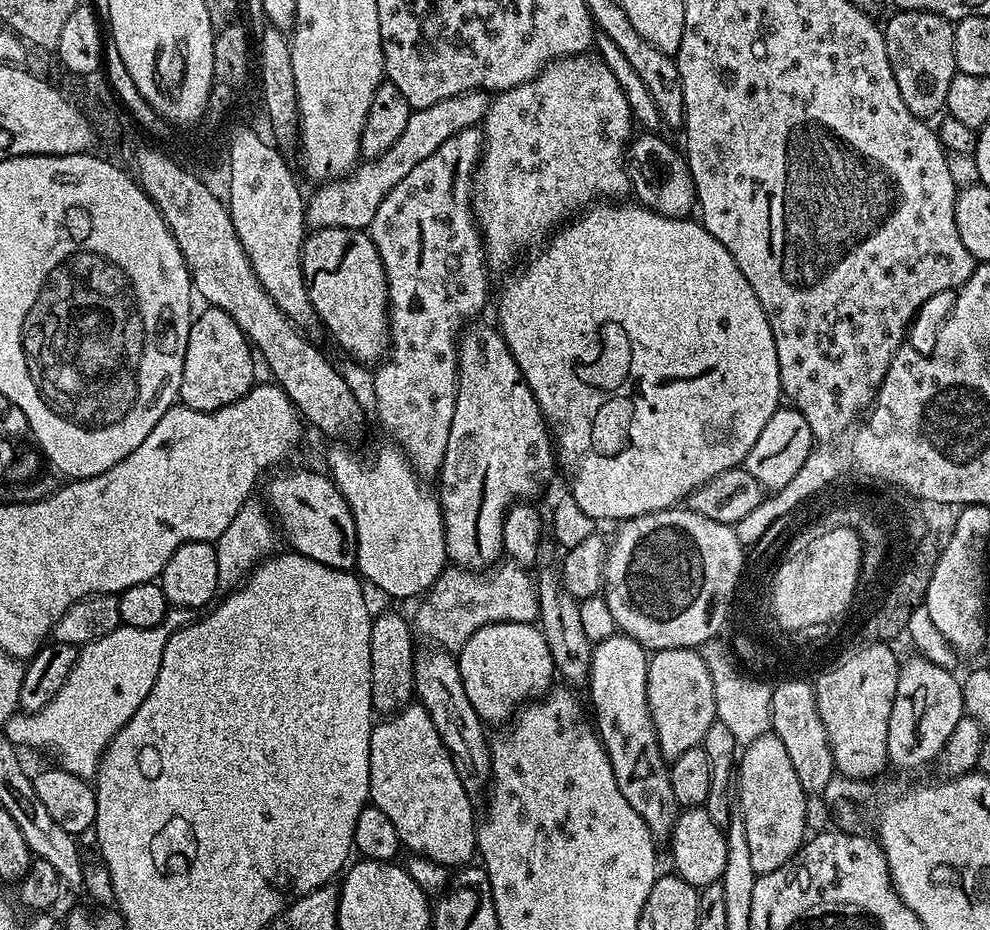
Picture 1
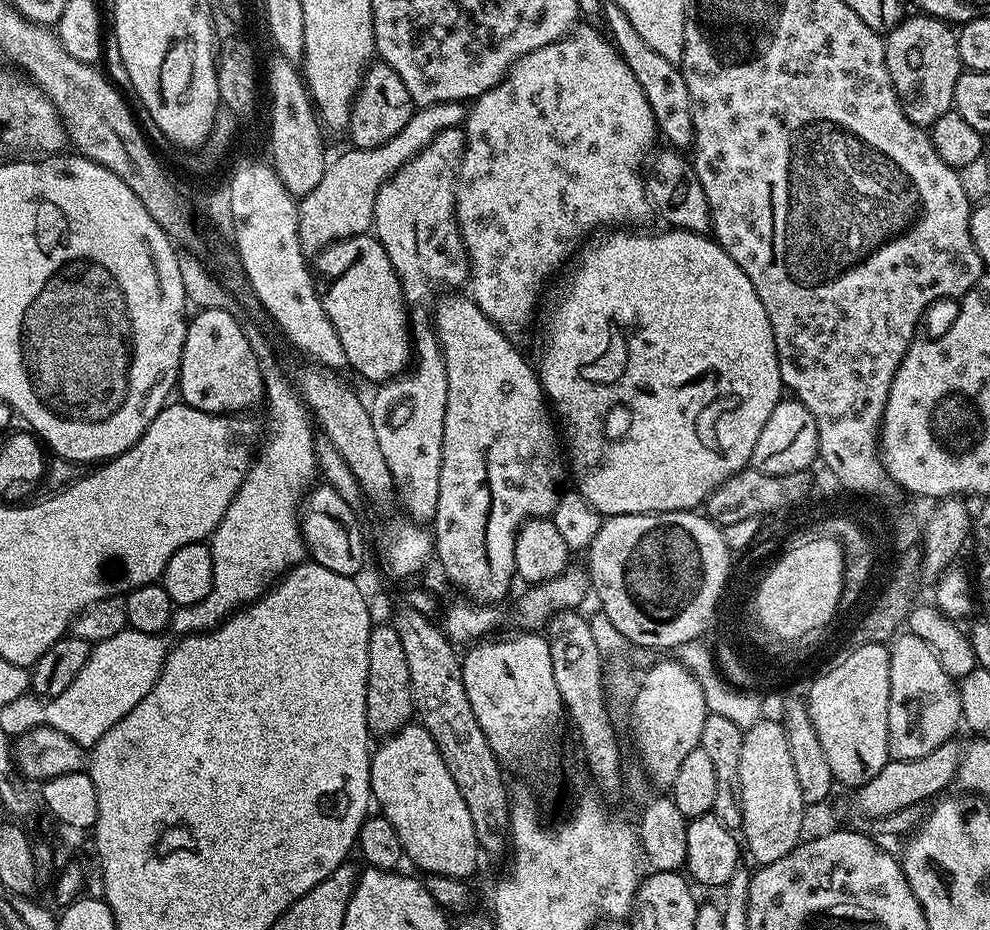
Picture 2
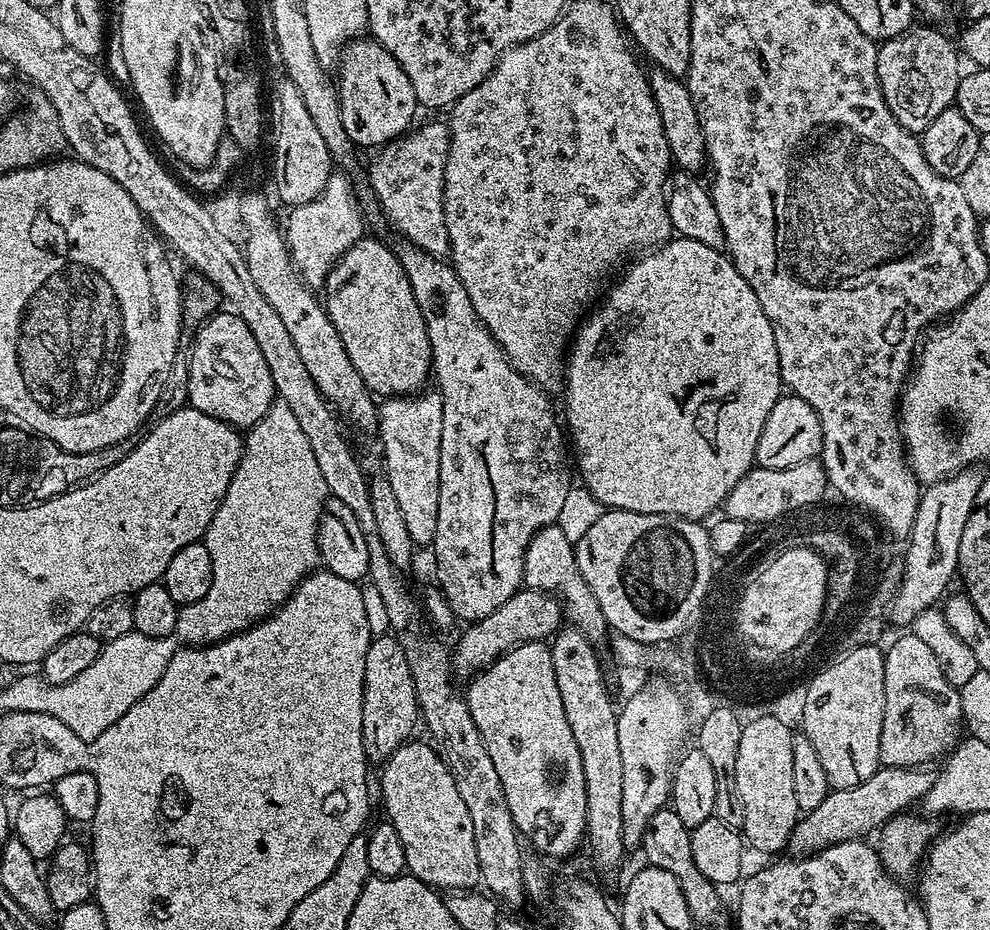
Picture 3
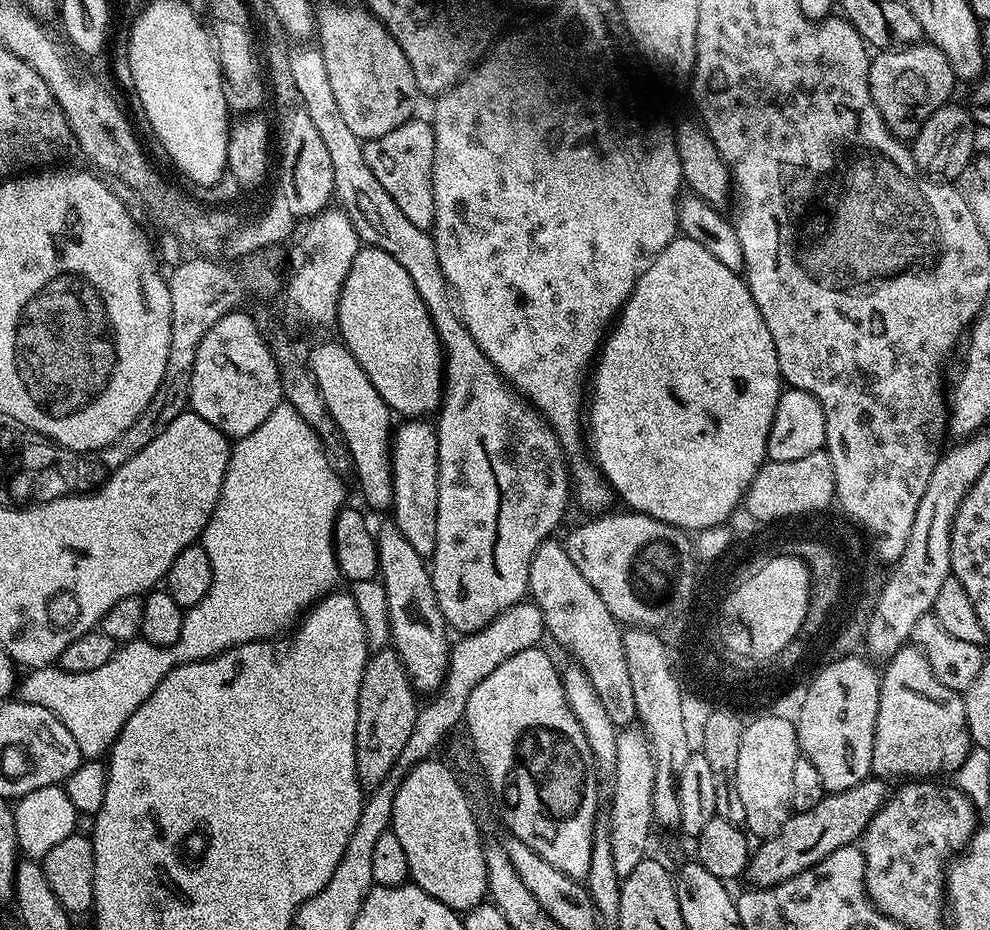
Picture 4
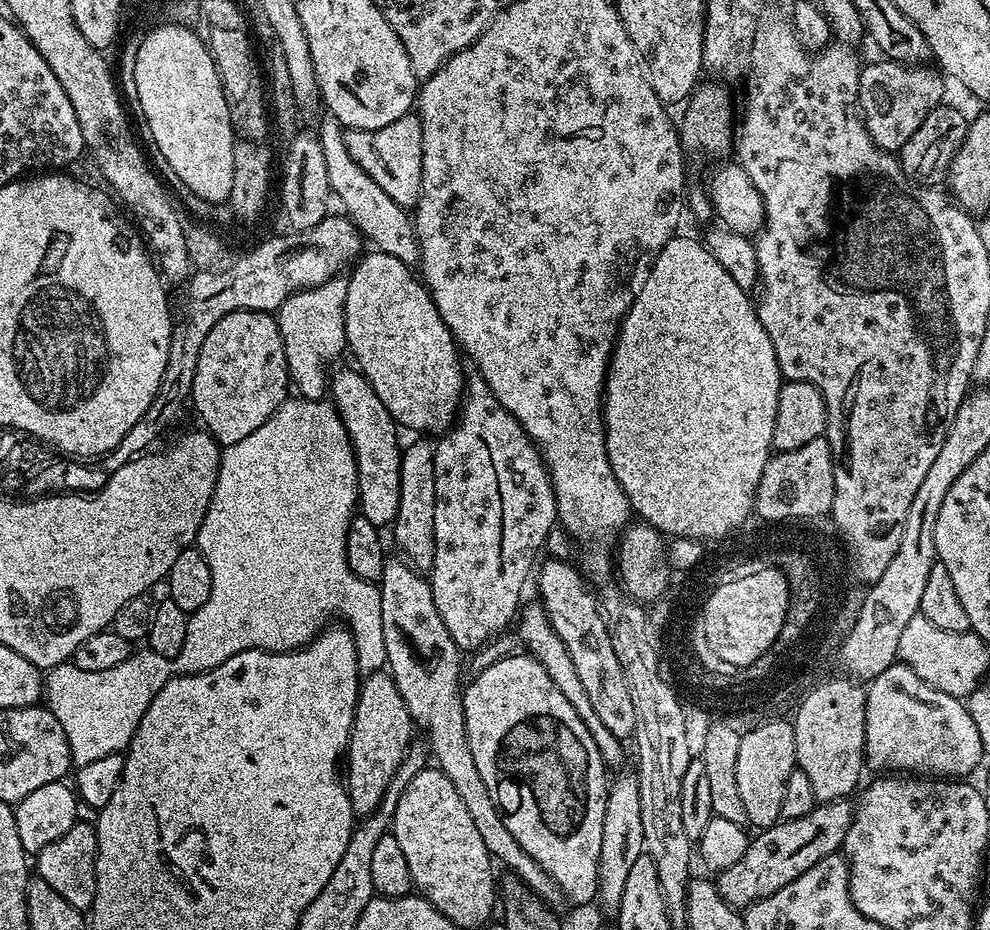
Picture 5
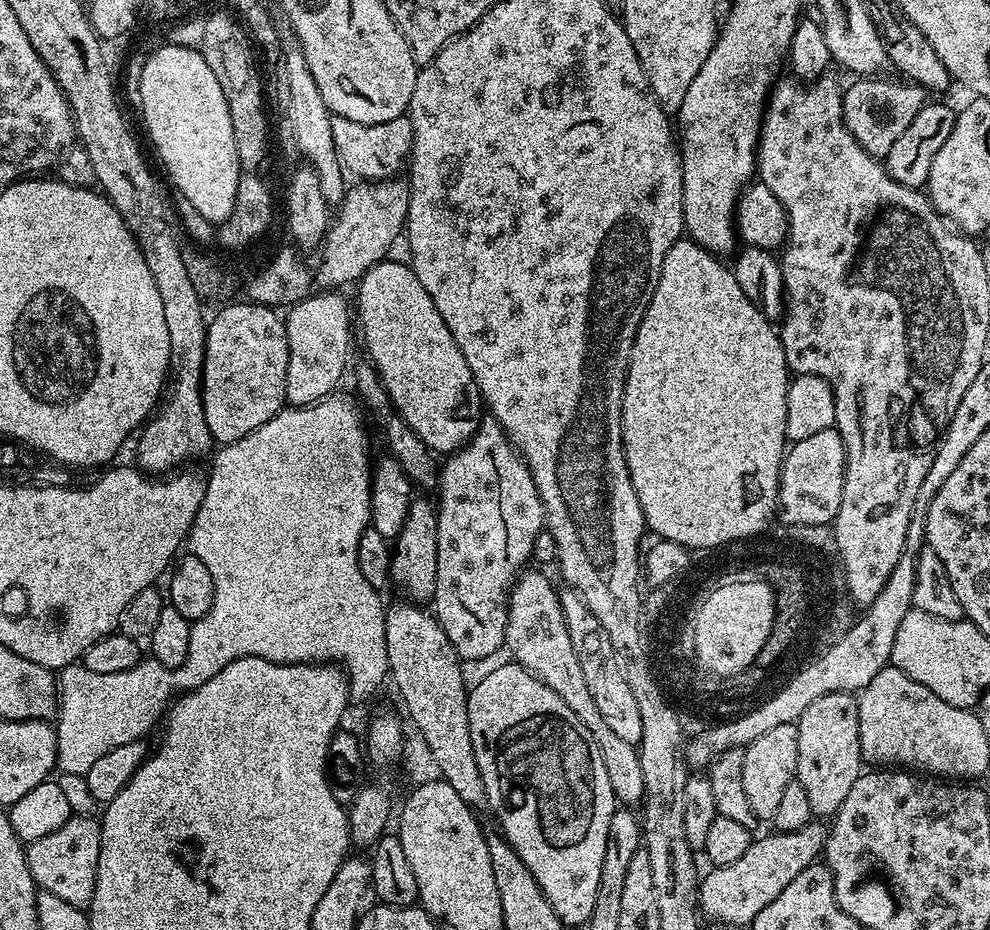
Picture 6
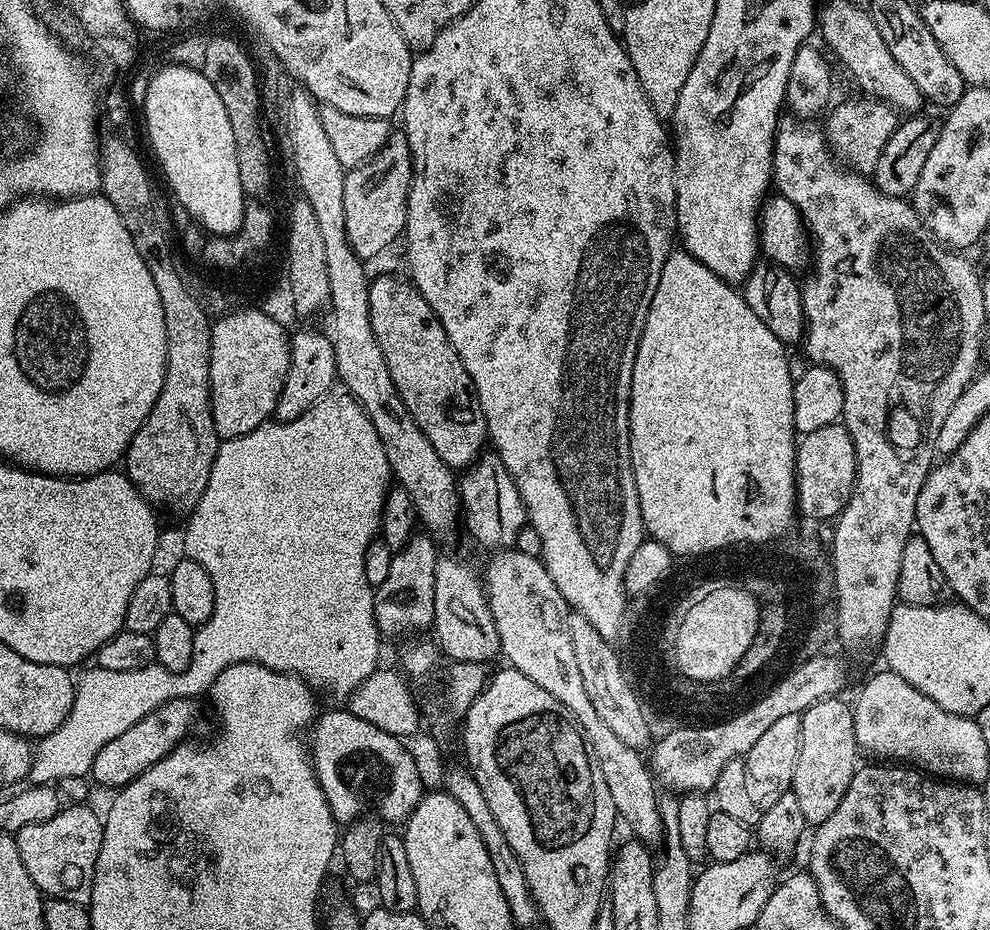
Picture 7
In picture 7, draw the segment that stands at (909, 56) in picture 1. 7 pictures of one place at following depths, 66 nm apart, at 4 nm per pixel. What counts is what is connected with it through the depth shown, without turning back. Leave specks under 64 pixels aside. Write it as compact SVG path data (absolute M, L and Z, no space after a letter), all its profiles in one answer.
M860 99L864 100L844 100L840 105L837 103L827 113L826 119L823 121L825 124L822 124L822 130L826 135L829 149L847 167L861 174L872 174L875 173L878 158L882 154L886 142L890 142L890 138L894 134L898 123L898 113L896 109L885 104L882 100Z

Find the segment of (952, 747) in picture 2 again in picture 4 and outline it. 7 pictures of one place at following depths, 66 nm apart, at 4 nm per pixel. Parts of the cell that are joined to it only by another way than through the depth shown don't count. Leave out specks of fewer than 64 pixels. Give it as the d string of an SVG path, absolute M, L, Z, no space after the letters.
M869 778L858 786L850 786L850 790L827 793L822 802L810 810L793 812L778 834L761 839L757 848L755 845L748 861L747 883L758 888L772 888L802 874L802 870L810 870L810 866L822 862L826 854L834 854L834 850L842 850L847 844L856 844L889 795L890 788L882 781Z

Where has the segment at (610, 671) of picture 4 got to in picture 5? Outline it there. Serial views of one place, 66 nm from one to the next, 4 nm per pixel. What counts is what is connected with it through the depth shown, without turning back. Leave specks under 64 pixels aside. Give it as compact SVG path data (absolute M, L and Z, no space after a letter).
M548 558L545 561L544 565L539 565L538 575L535 577L536 588L540 591L539 603L543 604L550 618L550 626L554 626L566 650L570 650L570 662L574 662L574 670L578 670L578 679L586 689L590 706L594 706L594 714L598 714L602 726L606 726L610 734L614 734L622 742L627 741L627 736L629 739L636 735L634 701L630 699L630 686L622 674L618 654L614 654L614 646L610 642L608 622L602 611L601 601L597 593L595 596L591 592L593 589L579 567L571 568L568 560Z

